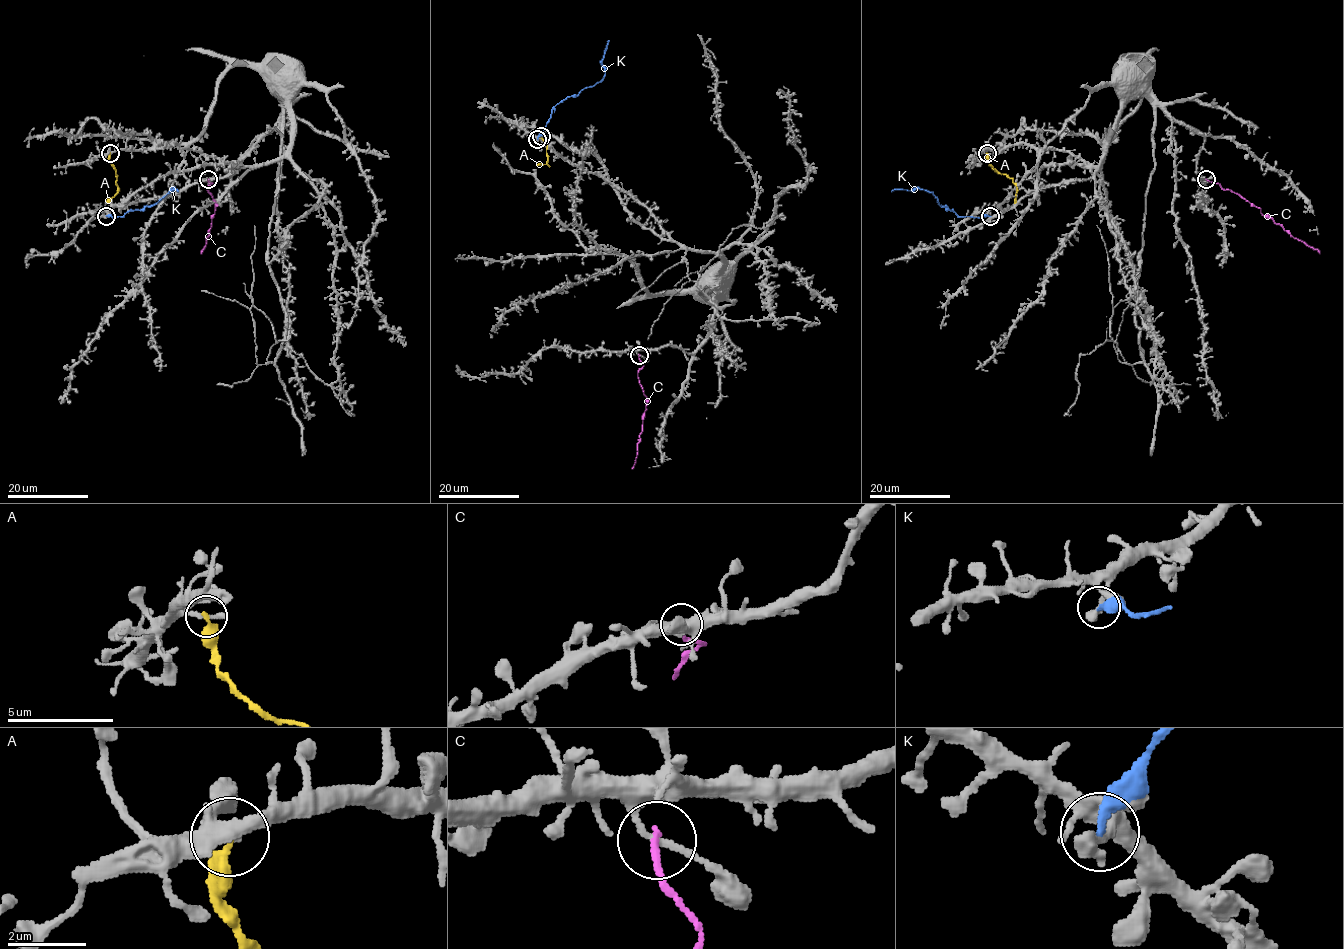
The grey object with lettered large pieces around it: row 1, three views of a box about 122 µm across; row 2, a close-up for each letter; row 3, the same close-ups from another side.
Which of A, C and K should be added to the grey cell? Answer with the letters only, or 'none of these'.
none of these

